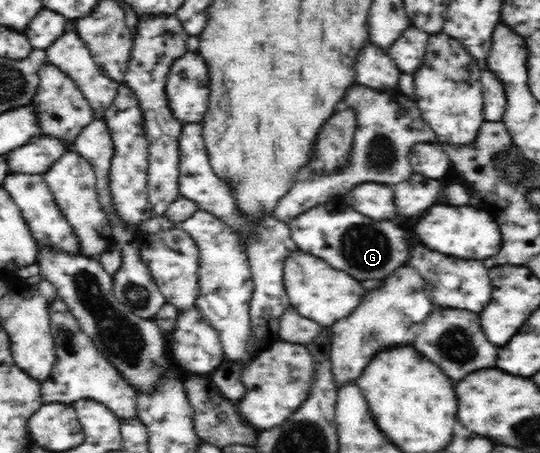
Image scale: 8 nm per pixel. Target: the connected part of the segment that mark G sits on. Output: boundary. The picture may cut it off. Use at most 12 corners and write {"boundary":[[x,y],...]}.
{"boundary":[[324,204],[287,222],[298,250],[359,281],[410,257],[401,224]]}

